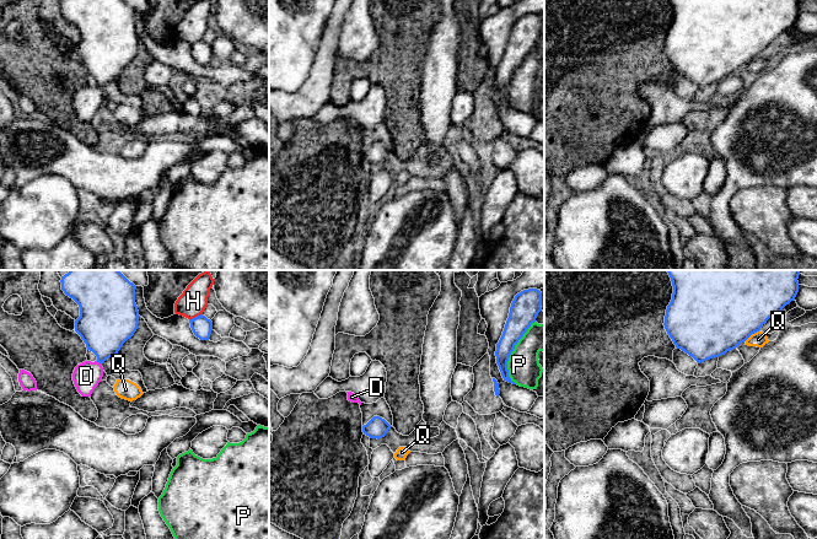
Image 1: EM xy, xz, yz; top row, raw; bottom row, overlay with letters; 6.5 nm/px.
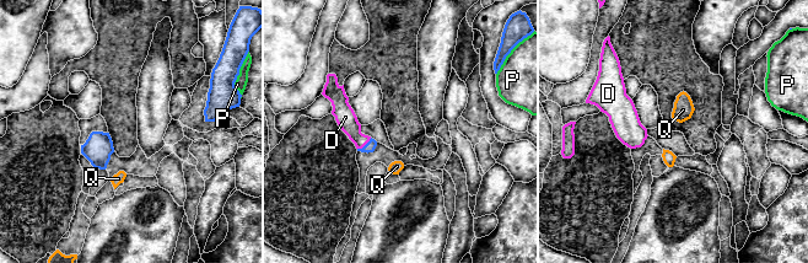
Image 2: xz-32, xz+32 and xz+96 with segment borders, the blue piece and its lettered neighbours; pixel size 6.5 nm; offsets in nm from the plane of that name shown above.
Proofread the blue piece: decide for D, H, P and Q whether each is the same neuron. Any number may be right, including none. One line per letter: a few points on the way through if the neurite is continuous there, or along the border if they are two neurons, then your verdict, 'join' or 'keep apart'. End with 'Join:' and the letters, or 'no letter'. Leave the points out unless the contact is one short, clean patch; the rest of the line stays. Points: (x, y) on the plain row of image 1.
D: runs through xy (105, 49), (105, 69), (98, 86), (86, 101); join
H: keep apart
P: border along xz (535, 46), (515, 70), (508, 86), (508, 101), (515, 108); keep apart
Q: border along yz (759, 54), (745, 65); keep apart
Join: D

